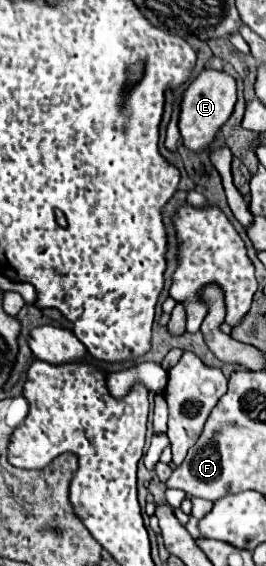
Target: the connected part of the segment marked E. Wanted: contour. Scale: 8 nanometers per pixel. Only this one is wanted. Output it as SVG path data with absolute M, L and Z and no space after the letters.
M205 68L189 84L189 88L183 92L183 100L181 100L179 130L181 130L181 136L183 136L185 146L191 152L205 152L213 144L217 132L223 128L223 124L233 114L235 100L237 100L237 84L235 84L235 78L231 78L225 72L217 72L217 70Z

